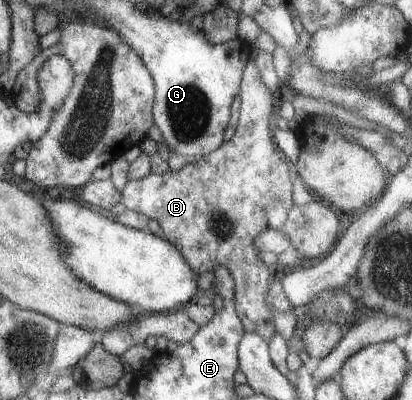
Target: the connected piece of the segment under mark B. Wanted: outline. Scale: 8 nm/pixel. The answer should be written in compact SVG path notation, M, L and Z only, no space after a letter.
M254 60L246 63L237 94L240 100L238 122L227 141L222 141L218 148L205 154L197 162L182 166L175 174L170 171L163 174L150 172L137 179L128 179L119 191L119 202L126 211L134 211L156 220L162 230L161 238L172 243L181 252L185 263L194 273L210 271L216 265L226 266L233 278L233 311L243 326L243 332L256 333L268 340L275 332L273 314L268 309L266 298L268 285L273 279L268 274L266 265L257 258L259 252L252 247L252 240L266 229L264 209L272 198L278 198L284 208L292 204L292 184L288 166L282 162L283 156L273 142L270 116L278 102L273 92L259 79Z

